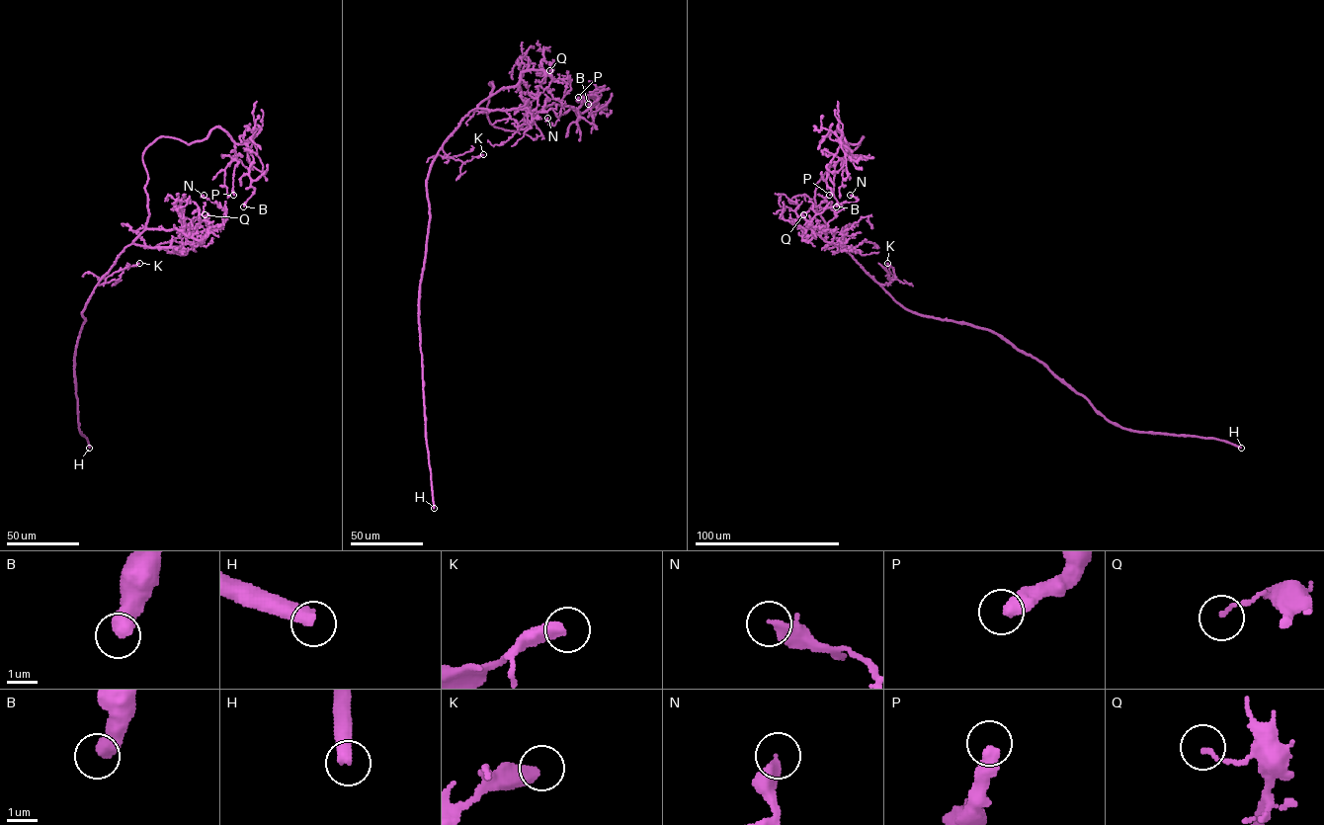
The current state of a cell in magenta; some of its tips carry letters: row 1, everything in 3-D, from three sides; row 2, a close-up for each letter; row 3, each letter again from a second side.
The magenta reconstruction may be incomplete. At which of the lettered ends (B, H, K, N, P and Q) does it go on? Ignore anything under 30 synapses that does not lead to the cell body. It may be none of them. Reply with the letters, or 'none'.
H

